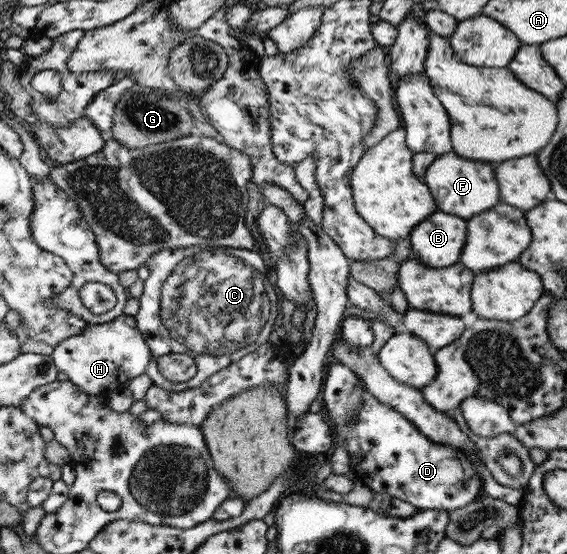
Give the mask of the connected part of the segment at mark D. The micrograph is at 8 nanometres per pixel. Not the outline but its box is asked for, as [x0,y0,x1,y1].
[320,361,484,510]

